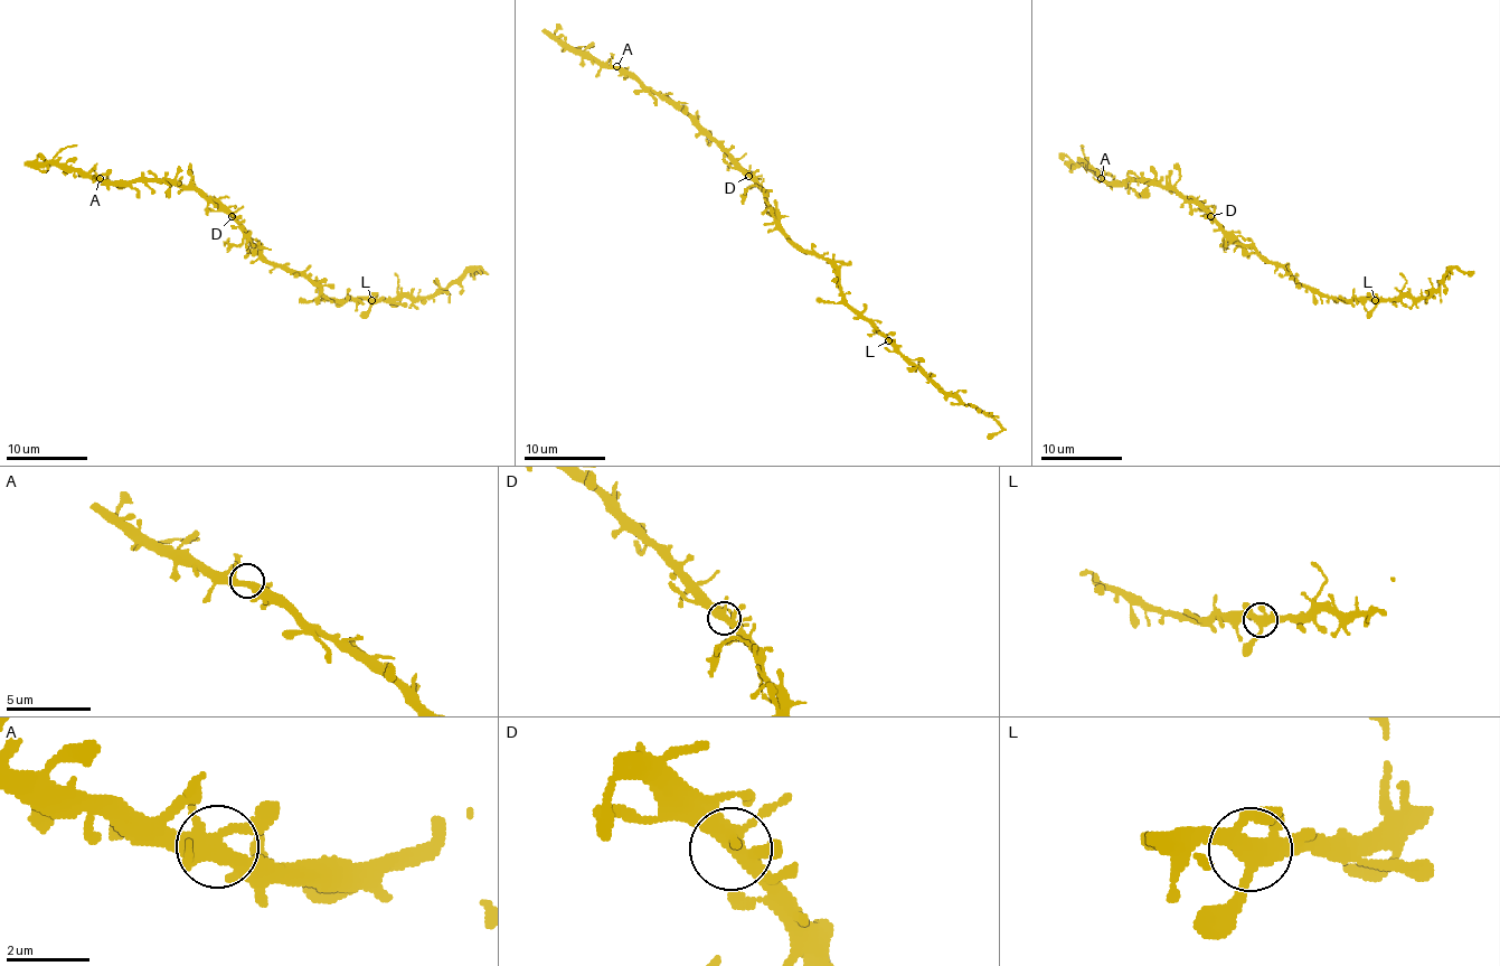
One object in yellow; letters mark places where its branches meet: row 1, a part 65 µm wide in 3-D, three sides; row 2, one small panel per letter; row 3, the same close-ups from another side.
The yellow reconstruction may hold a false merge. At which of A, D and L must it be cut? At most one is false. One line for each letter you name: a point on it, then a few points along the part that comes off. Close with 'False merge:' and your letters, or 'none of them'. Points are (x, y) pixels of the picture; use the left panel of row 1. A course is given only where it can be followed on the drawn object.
False merge: none of them

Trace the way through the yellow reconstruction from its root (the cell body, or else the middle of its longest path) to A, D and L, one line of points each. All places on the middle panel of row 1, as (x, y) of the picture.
A: (781, 226), (767, 196), (688, 114), (657, 94), (647, 92), (616, 66)
D: (781, 226), (767, 194), (748, 176)
L: (781, 226), (795, 243), (815, 251), (830, 263), (842, 298), (889, 340)

